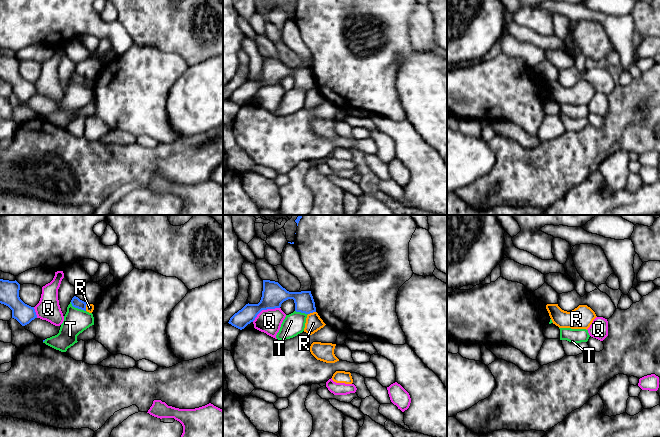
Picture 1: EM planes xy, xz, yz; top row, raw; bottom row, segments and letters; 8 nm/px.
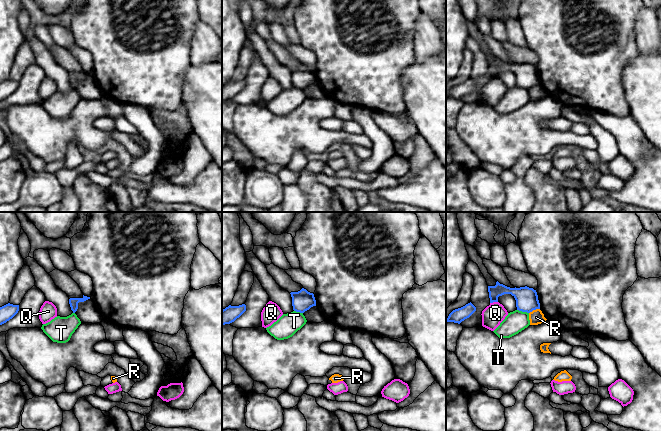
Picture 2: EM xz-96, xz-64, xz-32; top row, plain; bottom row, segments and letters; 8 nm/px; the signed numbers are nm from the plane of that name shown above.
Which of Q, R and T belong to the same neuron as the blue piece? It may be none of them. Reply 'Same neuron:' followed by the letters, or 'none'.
Same neuron: none

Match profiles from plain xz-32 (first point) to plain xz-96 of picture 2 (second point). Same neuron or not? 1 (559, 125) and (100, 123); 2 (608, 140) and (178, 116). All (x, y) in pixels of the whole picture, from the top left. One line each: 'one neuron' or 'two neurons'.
1: one neuron
2: two neurons

